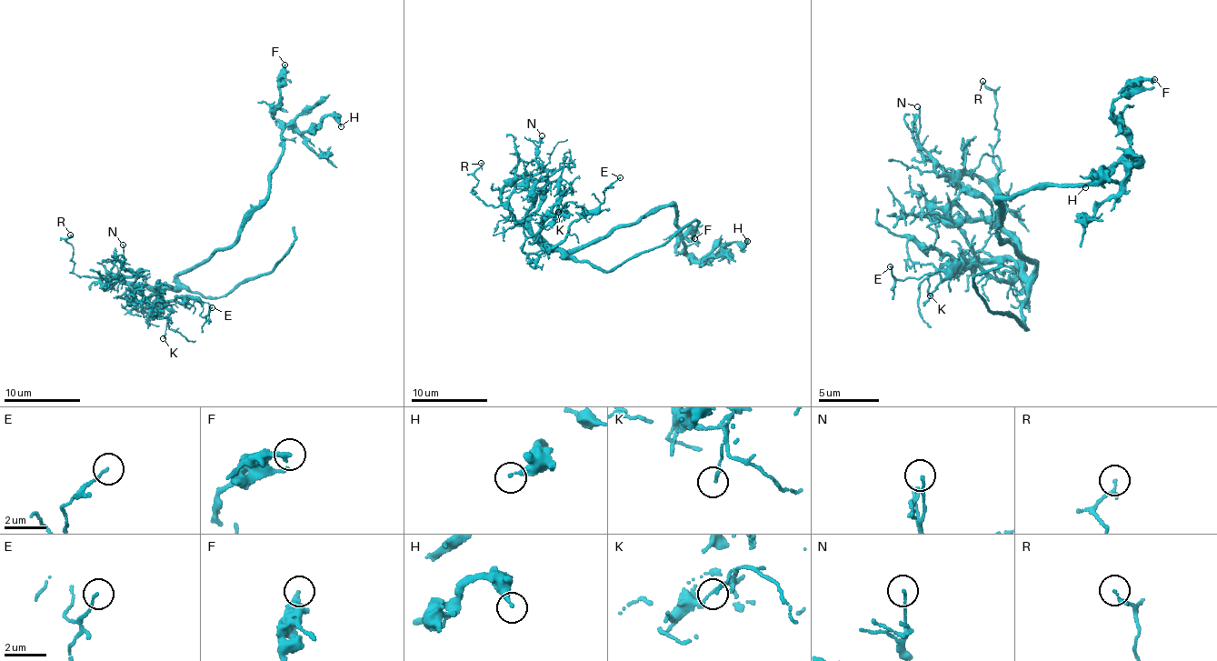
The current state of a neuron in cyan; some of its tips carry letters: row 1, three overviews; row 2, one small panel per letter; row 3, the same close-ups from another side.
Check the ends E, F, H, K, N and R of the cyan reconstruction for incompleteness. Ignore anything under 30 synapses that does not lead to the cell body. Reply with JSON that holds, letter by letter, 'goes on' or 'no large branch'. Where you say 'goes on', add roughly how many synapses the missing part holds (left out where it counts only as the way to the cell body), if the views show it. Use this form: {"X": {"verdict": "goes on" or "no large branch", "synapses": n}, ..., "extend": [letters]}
{"E": {"verdict": "no large branch"}, "F": {"verdict": "no large branch"}, "H": {"verdict": "no large branch"}, "K": {"verdict": "no large branch"}, "N": {"verdict": "no large branch"}, "R": {"verdict": "no large branch"}, "extend": []}

